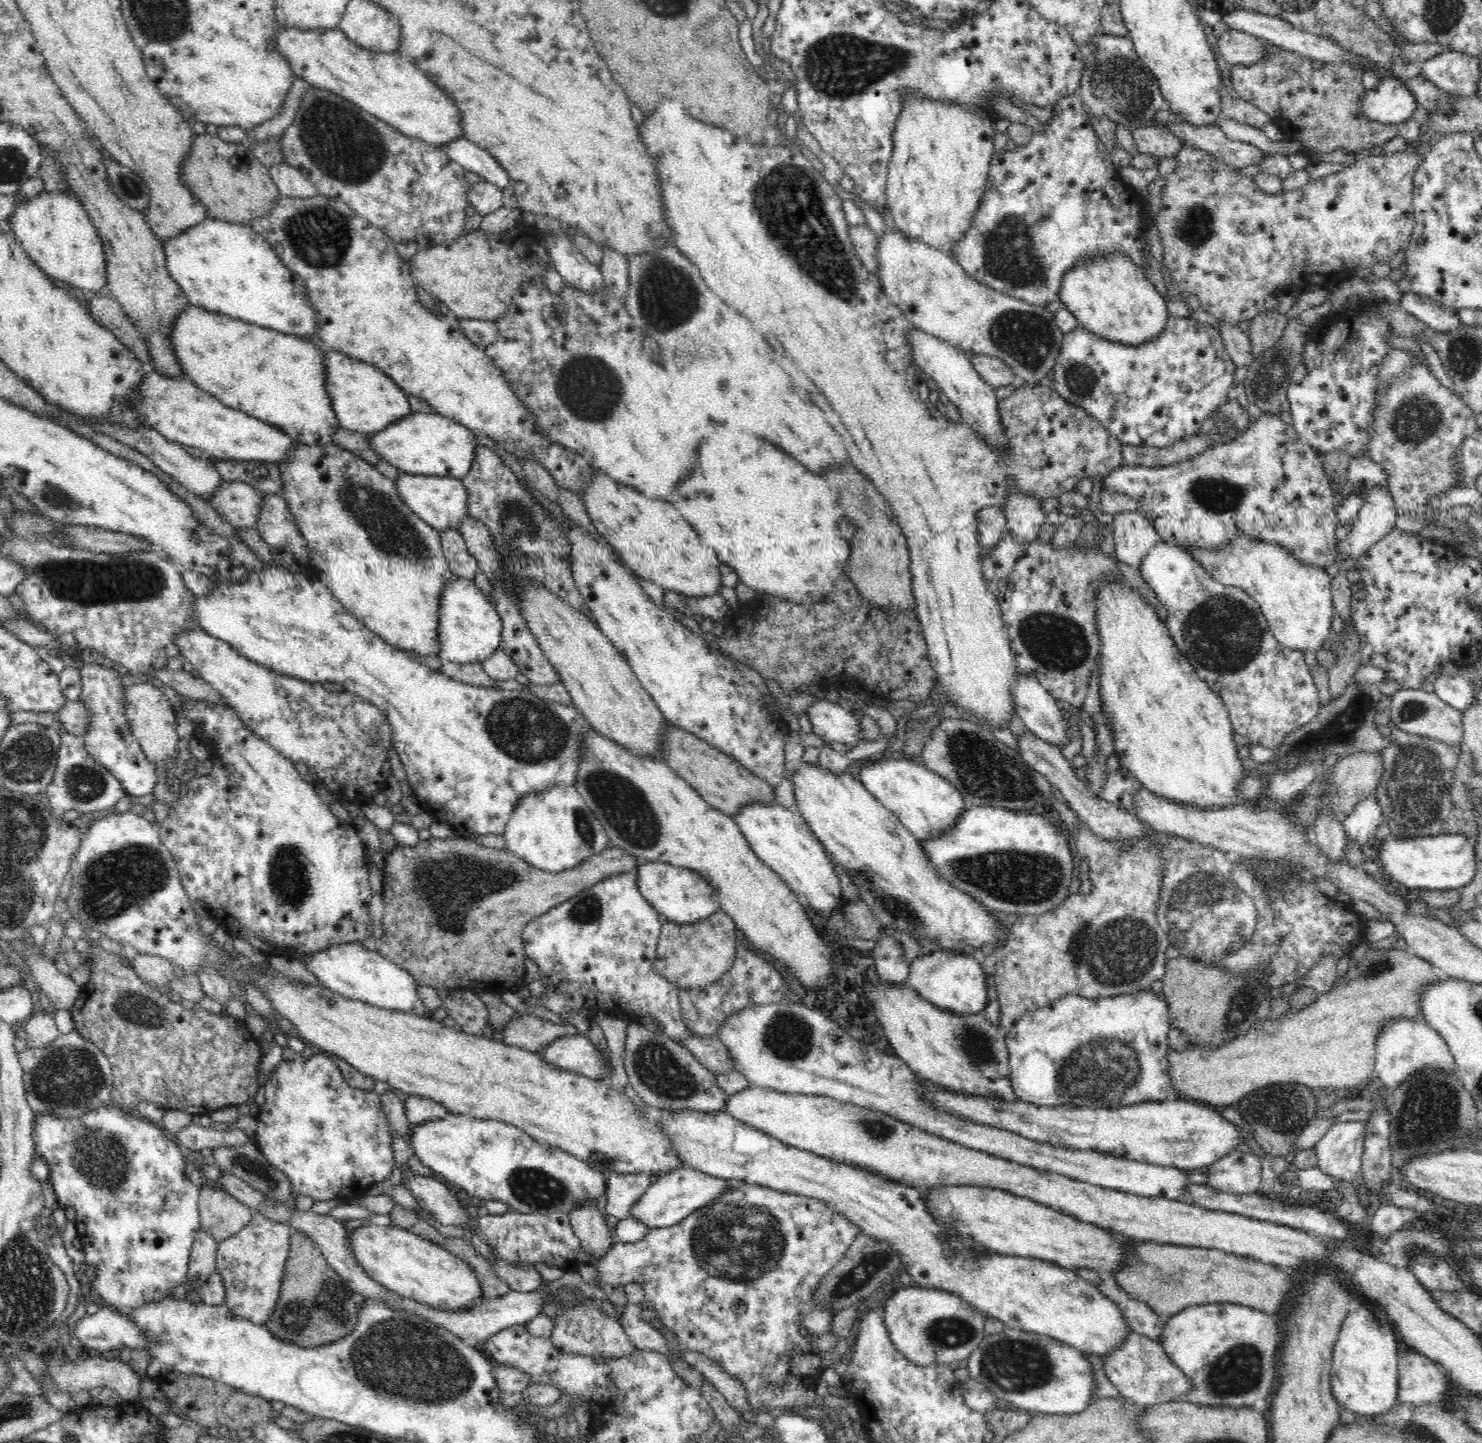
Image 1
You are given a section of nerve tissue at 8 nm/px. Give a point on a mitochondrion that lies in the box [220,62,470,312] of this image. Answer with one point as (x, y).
(348, 147)

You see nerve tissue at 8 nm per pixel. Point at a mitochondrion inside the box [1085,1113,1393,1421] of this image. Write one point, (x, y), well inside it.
(1238, 1370)

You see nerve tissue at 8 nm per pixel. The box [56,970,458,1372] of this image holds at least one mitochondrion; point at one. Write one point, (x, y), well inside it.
(99, 1156)

